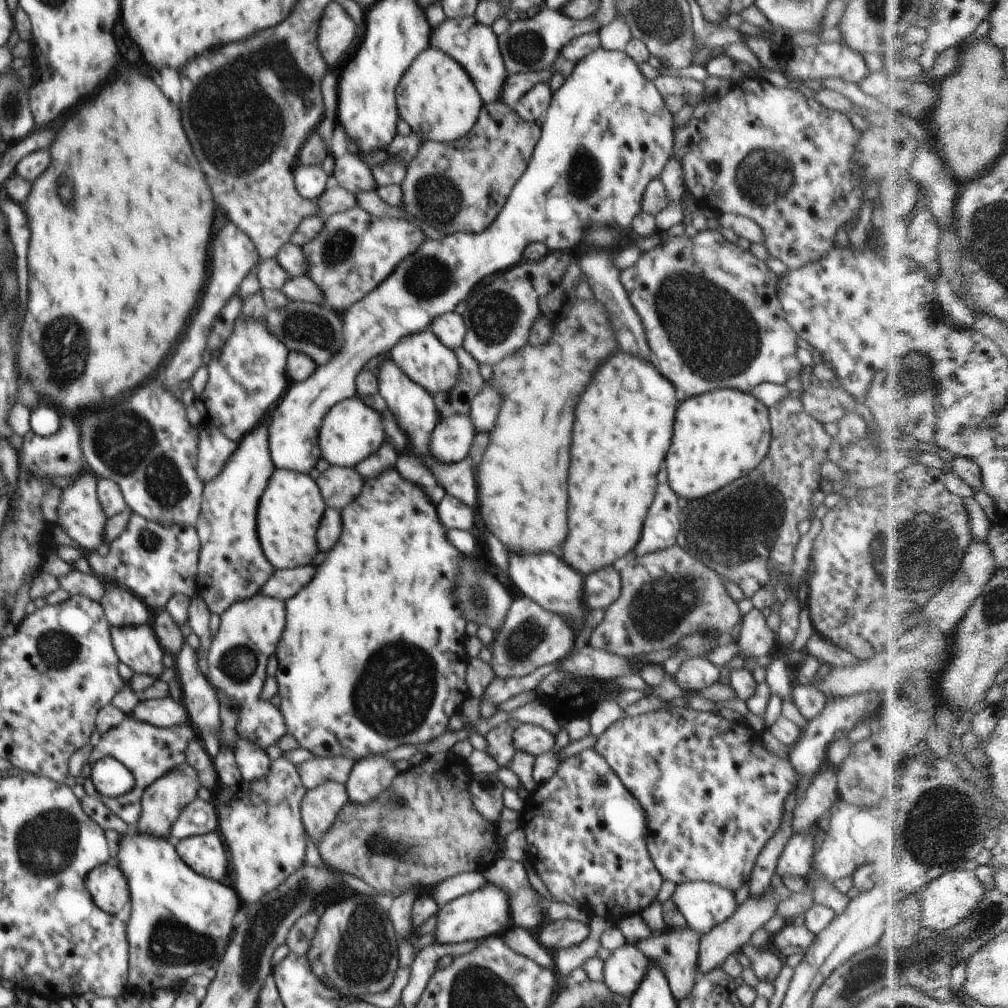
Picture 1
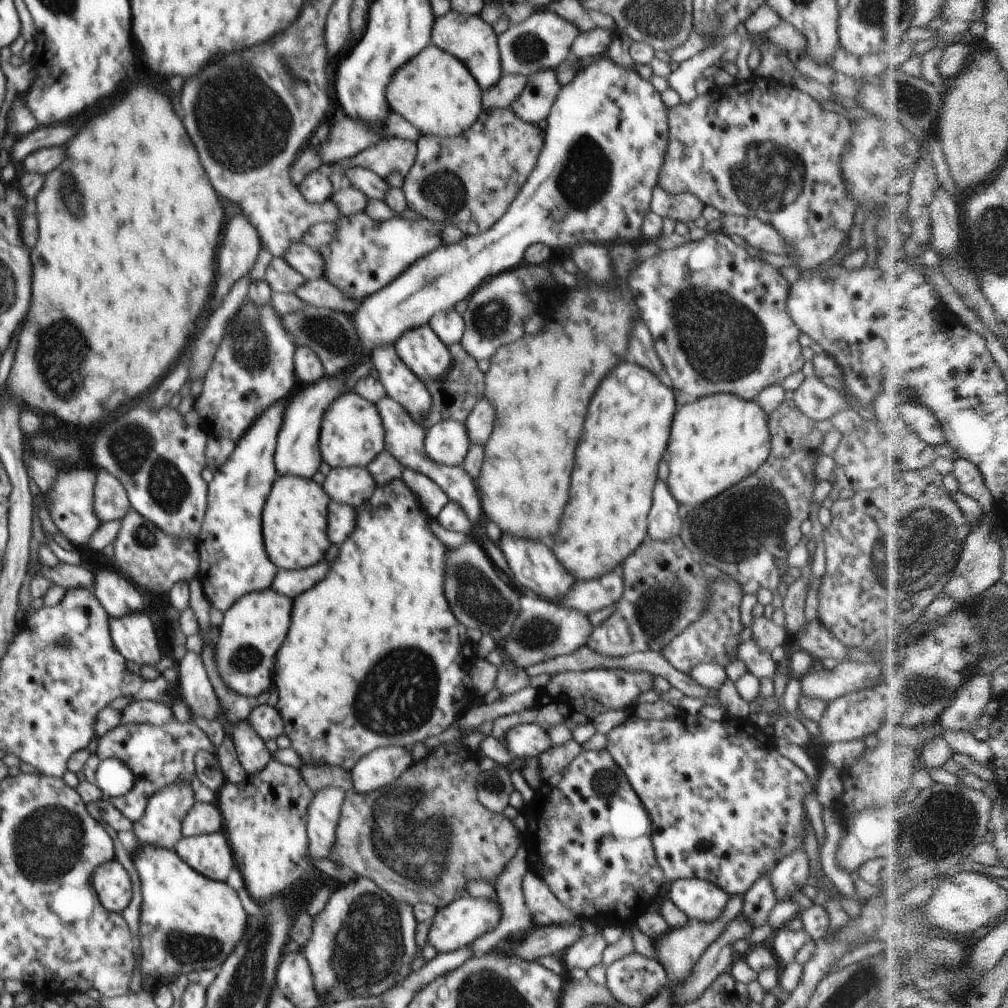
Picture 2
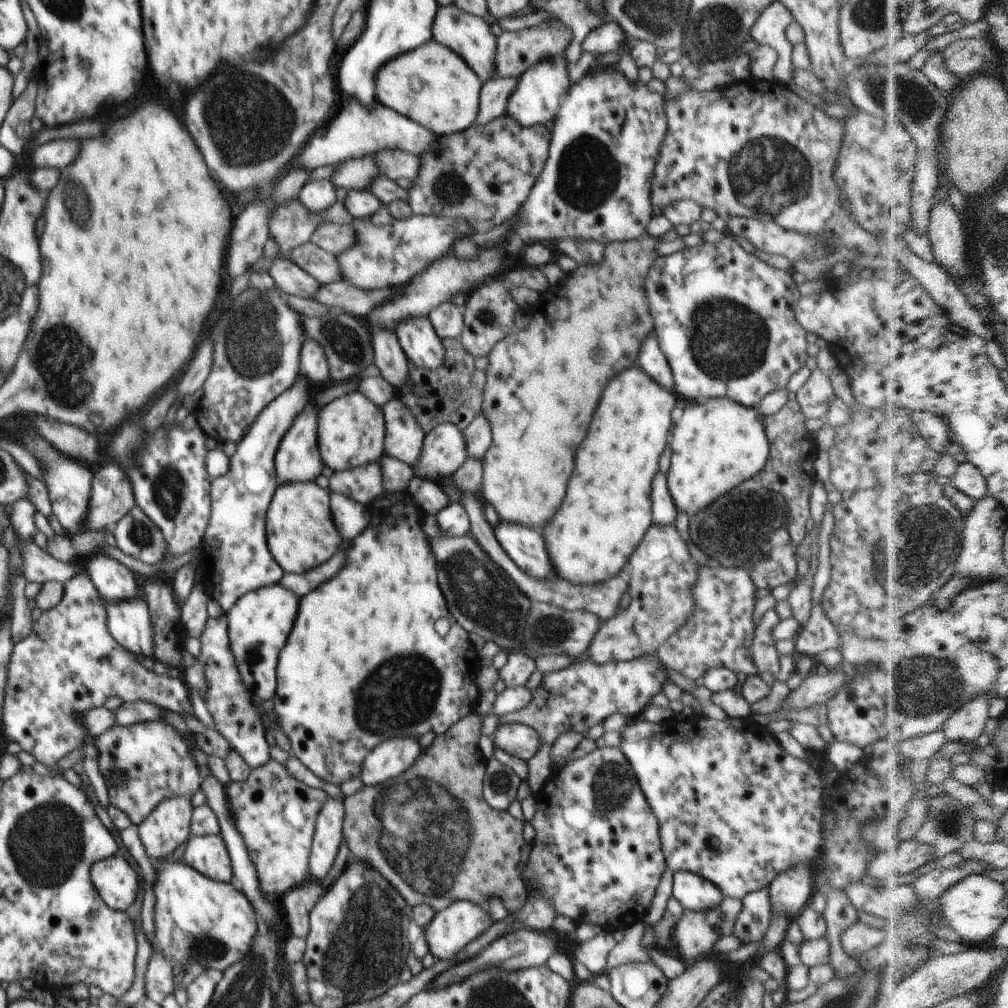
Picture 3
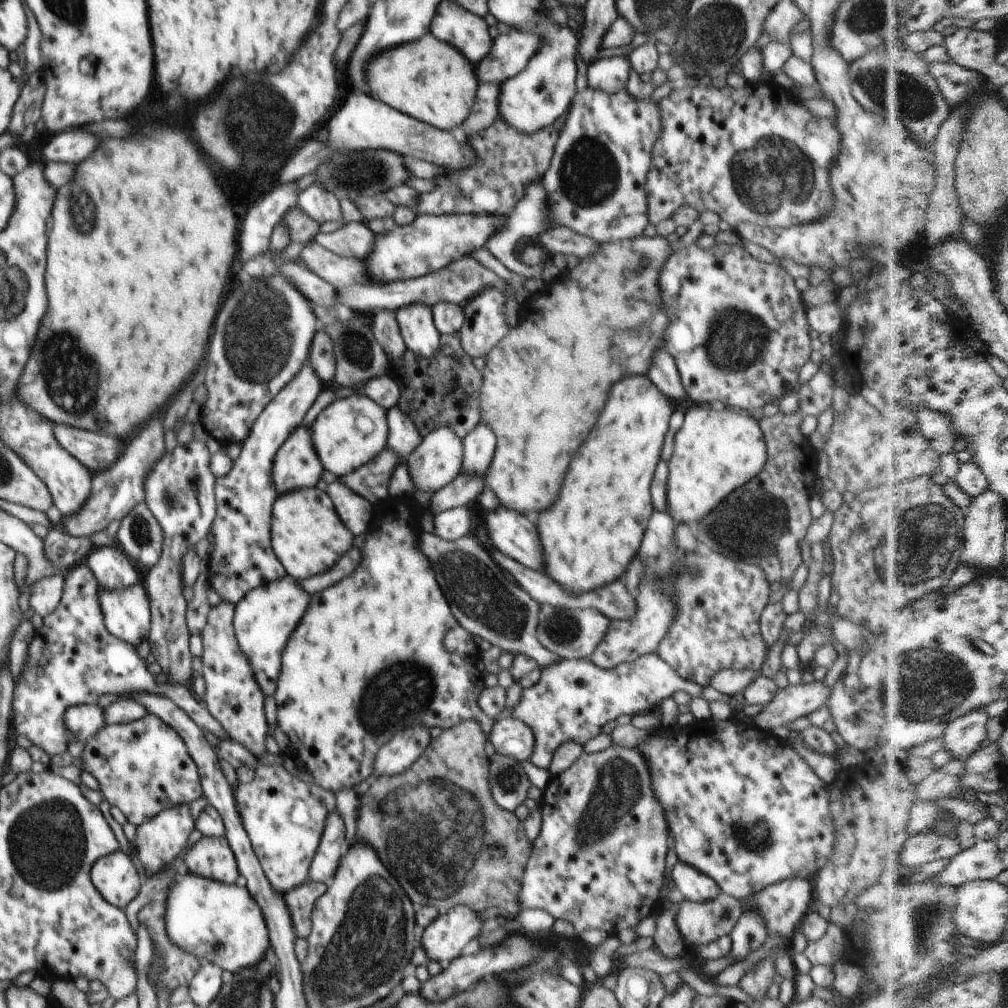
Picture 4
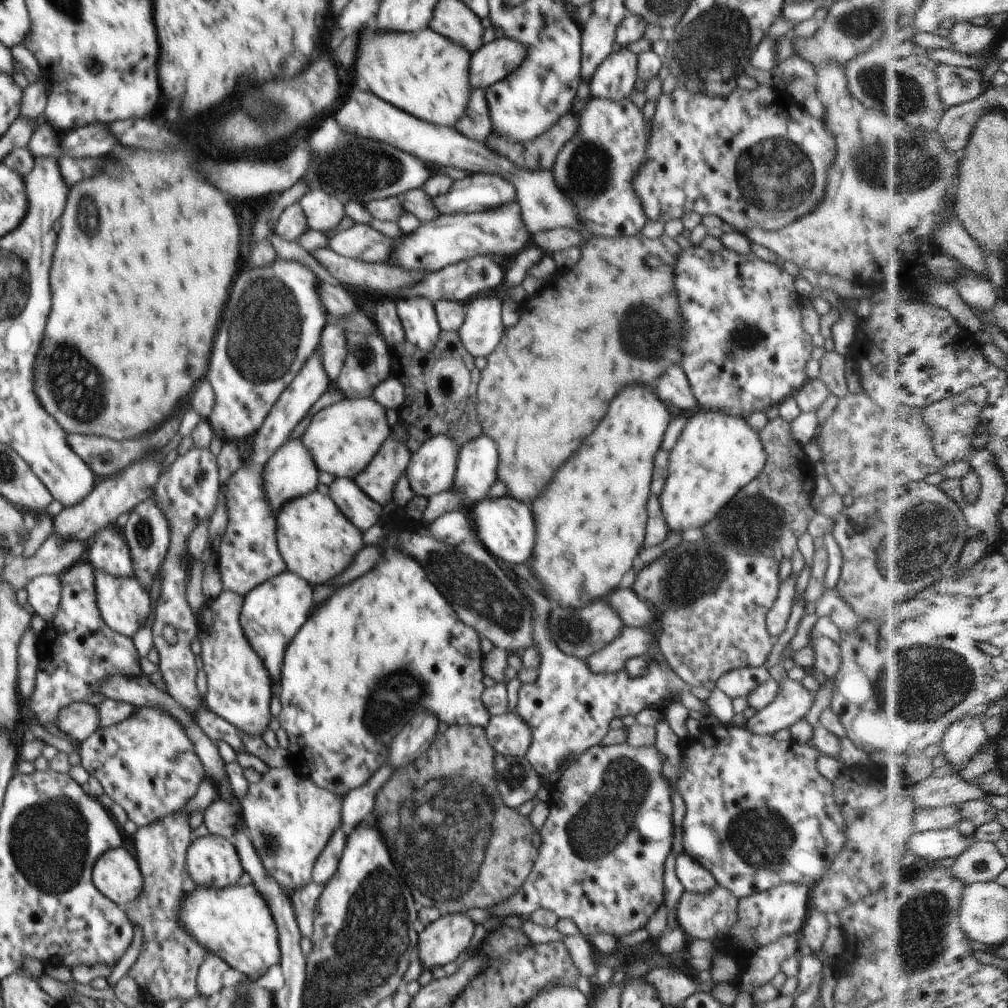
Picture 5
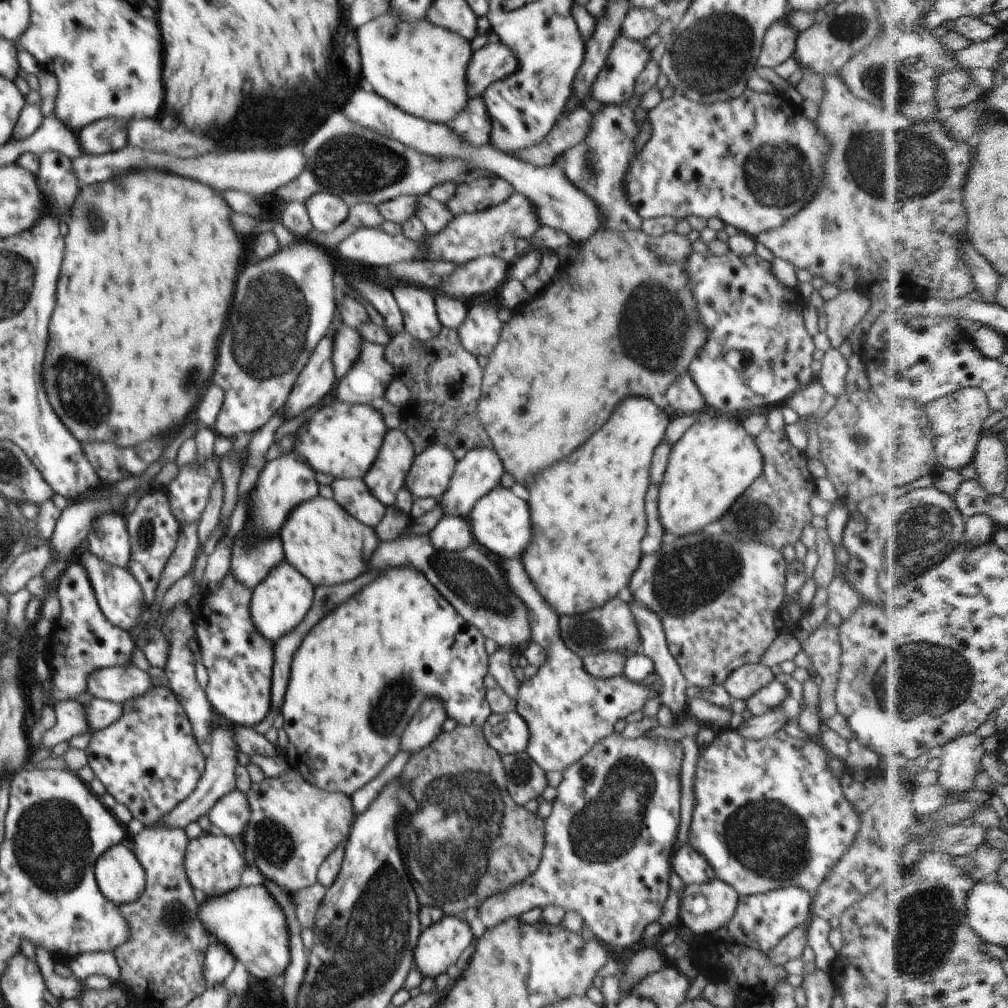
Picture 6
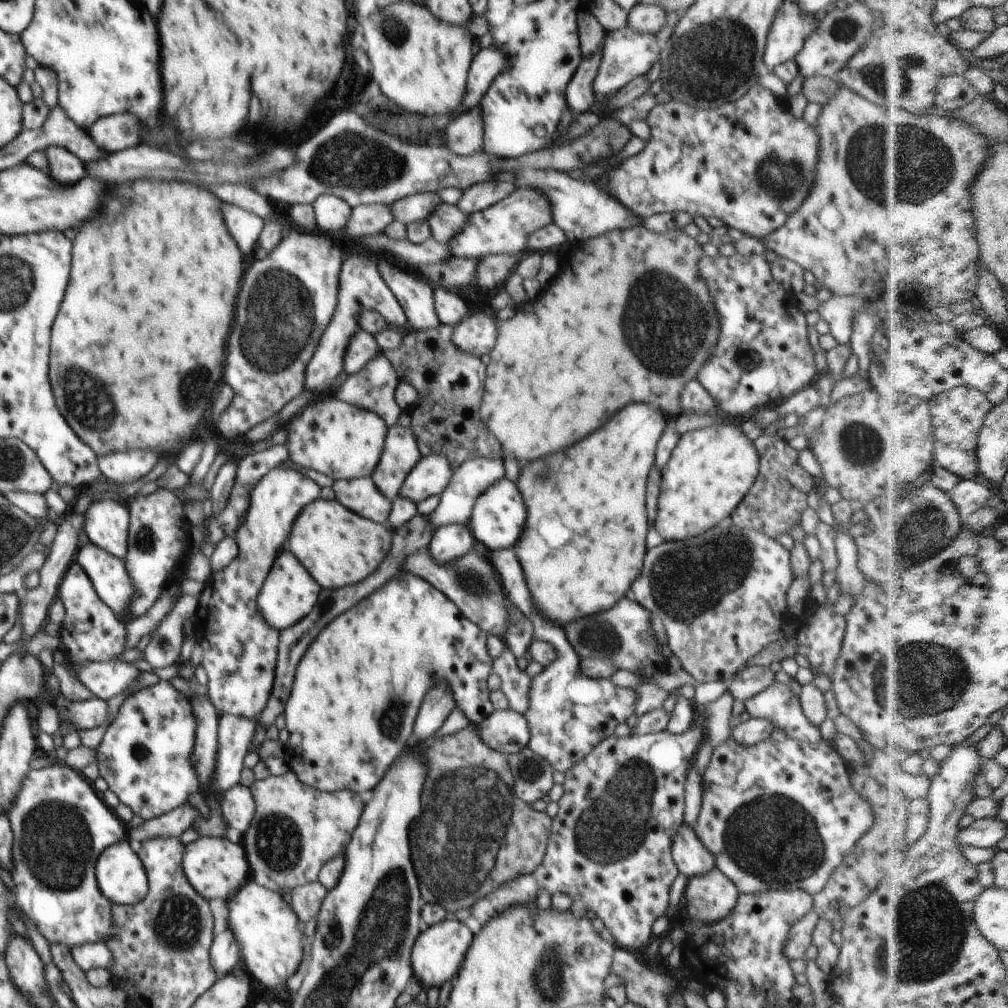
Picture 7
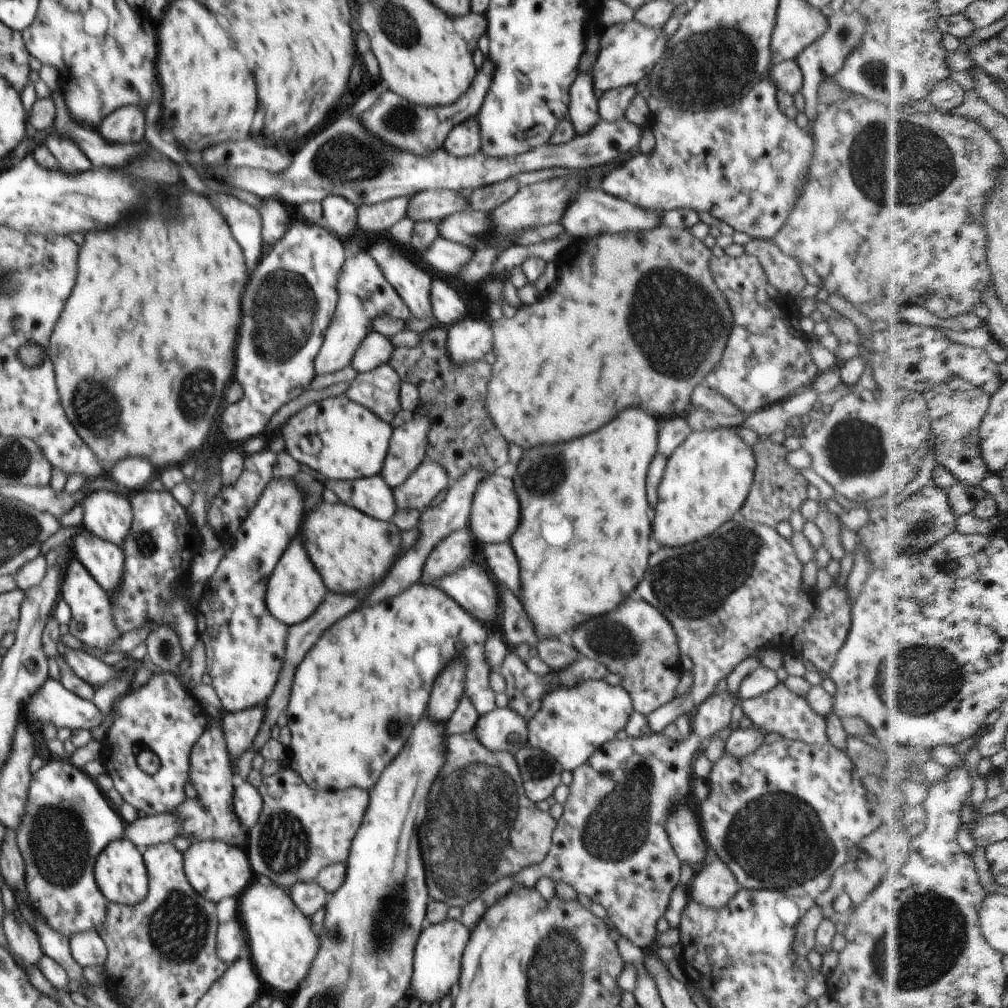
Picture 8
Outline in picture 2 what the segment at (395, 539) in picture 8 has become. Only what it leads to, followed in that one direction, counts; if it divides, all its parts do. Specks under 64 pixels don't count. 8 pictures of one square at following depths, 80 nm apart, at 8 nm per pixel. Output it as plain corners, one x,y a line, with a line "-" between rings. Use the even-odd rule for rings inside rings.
282,475
273,482
261,521
266,552
279,569
297,571
324,560
331,545
327,533
330,501
326,491
313,479

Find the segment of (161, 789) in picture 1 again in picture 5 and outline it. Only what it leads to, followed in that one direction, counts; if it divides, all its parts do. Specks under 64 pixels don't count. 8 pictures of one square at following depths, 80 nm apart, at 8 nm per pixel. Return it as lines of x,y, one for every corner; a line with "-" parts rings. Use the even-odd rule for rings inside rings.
182,812
168,814
164,818
152,822
149,826
138,827
138,832
133,837
137,864
143,876
143,892
139,901
134,902
126,909
126,914
132,925
138,925
142,928
144,939
140,956
132,968
128,970
127,976
136,980
136,985
141,993
140,998
144,999
145,995
152,996
158,1006
162,1006
164,1000
168,1002
168,1000
175,998
188,1001
198,995
196,978
198,970
208,954
202,946
198,946
194,942
194,938
190,938
190,934
186,934
186,930
178,928
178,920
176,920
178,918
176,910
180,908
182,898
186,894
186,890
184,890
186,852
193,842
190,818
188,814
182,814

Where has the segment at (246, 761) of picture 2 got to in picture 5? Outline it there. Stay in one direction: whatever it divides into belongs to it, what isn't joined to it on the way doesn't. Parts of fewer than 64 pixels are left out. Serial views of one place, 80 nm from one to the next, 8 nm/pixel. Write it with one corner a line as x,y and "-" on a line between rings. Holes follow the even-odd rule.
223,590
216,600
207,599
199,612
197,640
202,644
202,669
208,678
208,692
203,698
203,704
234,728
250,736
262,737
272,718
270,702
273,694
270,676
266,674
262,658
254,654
254,648
250,646
240,626
242,602
244,597

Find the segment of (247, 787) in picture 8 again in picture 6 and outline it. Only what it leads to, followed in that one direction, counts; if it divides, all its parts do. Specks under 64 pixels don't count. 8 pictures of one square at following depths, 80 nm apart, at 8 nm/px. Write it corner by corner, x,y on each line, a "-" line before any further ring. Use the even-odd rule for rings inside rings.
238,789
232,790
214,804
208,816
213,831
221,832
229,839
241,839
251,816
247,794

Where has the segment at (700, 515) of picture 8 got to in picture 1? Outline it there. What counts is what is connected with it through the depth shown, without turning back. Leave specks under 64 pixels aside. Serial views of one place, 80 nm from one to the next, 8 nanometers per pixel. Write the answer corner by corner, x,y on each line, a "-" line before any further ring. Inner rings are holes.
723,388
689,397
676,409
672,446
666,456
667,485
687,502
704,498
755,470
769,453
771,440
769,408
754,395

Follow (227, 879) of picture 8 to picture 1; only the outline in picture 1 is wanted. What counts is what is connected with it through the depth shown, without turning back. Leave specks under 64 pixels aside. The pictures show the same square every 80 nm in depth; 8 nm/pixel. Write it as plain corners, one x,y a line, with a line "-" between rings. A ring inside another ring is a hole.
218,831
174,842
178,856
196,873
221,881
228,874
226,850

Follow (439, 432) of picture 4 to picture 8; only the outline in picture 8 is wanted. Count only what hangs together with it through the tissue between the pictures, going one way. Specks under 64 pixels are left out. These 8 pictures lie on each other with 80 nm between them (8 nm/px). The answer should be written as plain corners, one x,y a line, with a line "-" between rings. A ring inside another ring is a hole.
423,461
410,476
396,490
393,498
397,508
414,508
420,512
425,511
430,502
451,486
447,471
435,461

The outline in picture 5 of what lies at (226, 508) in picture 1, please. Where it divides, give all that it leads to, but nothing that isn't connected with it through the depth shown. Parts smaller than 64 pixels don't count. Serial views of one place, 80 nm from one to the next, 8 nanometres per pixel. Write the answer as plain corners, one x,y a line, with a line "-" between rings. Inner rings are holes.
318,354
308,358
298,375
289,386
278,396
266,420
251,437
248,456
242,459
242,465
231,474
226,484
220,485
220,492
226,498
228,524
222,538
216,560
220,570
222,590
230,590
239,597
245,597
256,586
266,580
284,574
286,564
278,552
276,544
276,520
268,506
268,494
264,488
264,470
268,460
289,440
297,424
304,419
316,401
333,387
328,378
322,360

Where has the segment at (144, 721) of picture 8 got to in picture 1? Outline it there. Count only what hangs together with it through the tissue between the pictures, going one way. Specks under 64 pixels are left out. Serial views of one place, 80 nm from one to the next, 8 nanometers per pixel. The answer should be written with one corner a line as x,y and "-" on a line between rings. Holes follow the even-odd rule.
126,716
118,726
101,734
100,741
93,747
88,763
94,764
97,760
104,757
115,758
130,770
132,776
135,778
134,786
122,796
102,797
98,792
94,792
92,780
88,778
84,779
84,788
87,794
98,796
117,817
120,817
124,822
129,824
130,833
134,833
141,815
141,800
146,788
160,779
162,775
168,774
175,767
186,763
186,748
188,748
188,744
192,740
196,739
191,725
188,722
163,729

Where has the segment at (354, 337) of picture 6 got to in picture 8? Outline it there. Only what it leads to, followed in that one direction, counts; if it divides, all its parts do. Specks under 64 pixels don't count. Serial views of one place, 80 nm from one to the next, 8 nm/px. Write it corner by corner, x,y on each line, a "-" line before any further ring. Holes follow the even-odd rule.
374,330
360,344
357,352
354,353
351,365
359,374
363,374
378,368
380,364
388,363
394,350
394,344
390,342
390,338
382,336
378,331

